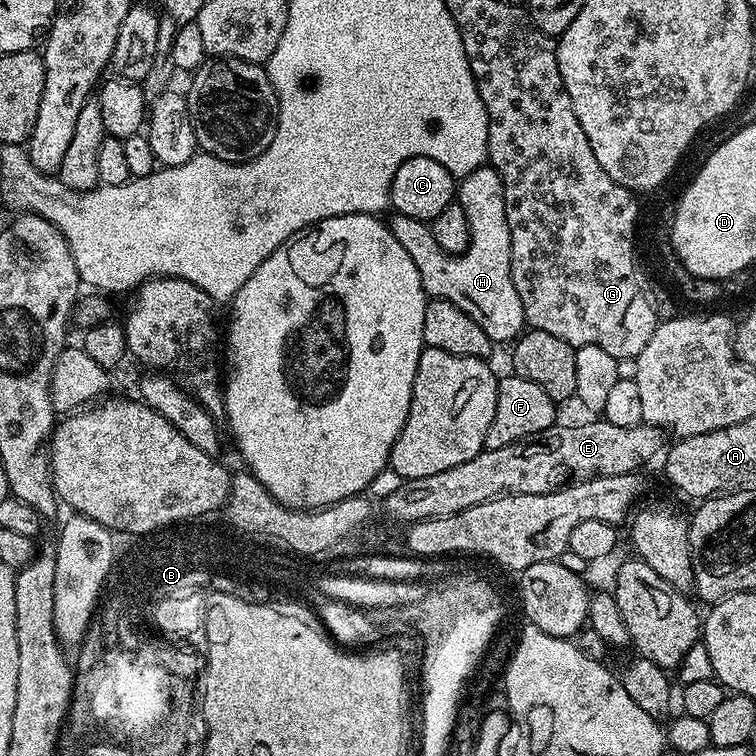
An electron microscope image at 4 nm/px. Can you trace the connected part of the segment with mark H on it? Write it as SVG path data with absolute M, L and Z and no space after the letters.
M485 166L463 177L458 184L458 202L462 210L466 210L466 222L470 226L470 246L459 256L452 256L443 252L436 240L425 238L420 244L420 252L418 251L418 274L422 278L422 286L431 299L445 300L458 306L462 314L470 314L470 318L474 318L474 322L478 322L478 326L486 330L493 342L515 341L525 331L526 321L522 298L518 298L518 290L514 290L514 278L510 274L510 226L506 222L506 198L502 178L495 168Z

